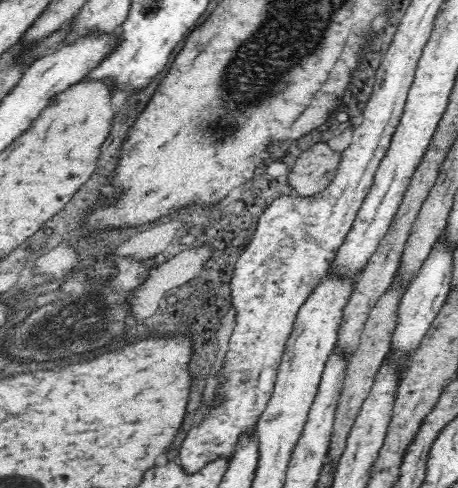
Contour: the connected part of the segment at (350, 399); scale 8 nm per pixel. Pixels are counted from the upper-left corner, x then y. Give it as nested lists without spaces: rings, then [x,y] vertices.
[[[396,274],[393,281],[389,284],[387,291],[384,292],[372,307],[364,328],[362,329],[359,345],[356,346],[350,356],[348,376],[344,378],[344,389],[335,415],[332,436],[330,436],[328,459],[333,458],[337,464],[339,463],[340,456],[342,456],[342,452],[344,452],[349,430],[352,429],[352,424],[356,422],[364,400],[368,398],[368,394],[370,394],[370,390],[372,390],[376,373],[382,364],[383,358],[385,354],[391,350],[392,334],[396,332],[398,316],[400,316],[400,300],[402,300],[402,296],[404,296],[407,287],[408,286],[404,287],[404,285],[400,283],[398,274]]]

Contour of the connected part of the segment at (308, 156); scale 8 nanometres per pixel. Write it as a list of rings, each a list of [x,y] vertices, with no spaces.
[[[318,142],[311,145],[308,150],[301,153],[288,174],[288,182],[292,185],[294,193],[309,197],[324,190],[336,176],[341,162],[341,152],[333,150],[327,142]]]

